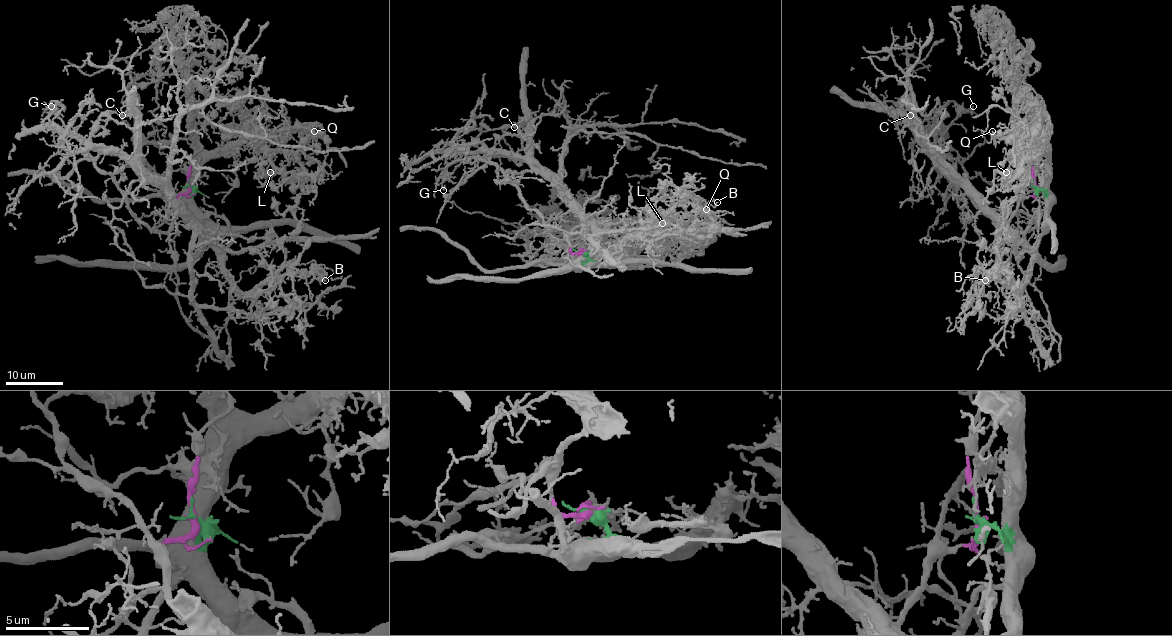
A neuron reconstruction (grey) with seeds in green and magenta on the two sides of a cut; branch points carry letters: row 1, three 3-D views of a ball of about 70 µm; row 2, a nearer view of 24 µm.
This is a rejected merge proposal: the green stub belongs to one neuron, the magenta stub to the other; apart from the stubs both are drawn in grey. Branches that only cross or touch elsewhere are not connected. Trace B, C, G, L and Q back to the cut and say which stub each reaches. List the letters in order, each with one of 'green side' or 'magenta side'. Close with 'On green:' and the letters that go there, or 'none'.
B: green side
C: magenta side
G: green side
L: green side
Q: green side
On green: B, G, L, Q

